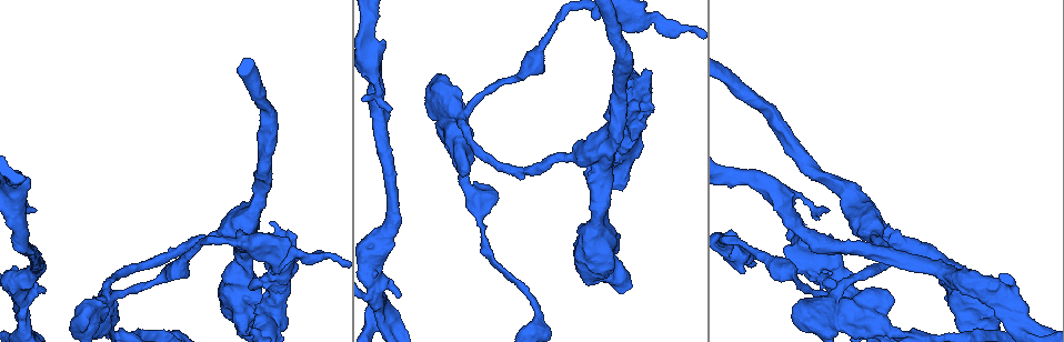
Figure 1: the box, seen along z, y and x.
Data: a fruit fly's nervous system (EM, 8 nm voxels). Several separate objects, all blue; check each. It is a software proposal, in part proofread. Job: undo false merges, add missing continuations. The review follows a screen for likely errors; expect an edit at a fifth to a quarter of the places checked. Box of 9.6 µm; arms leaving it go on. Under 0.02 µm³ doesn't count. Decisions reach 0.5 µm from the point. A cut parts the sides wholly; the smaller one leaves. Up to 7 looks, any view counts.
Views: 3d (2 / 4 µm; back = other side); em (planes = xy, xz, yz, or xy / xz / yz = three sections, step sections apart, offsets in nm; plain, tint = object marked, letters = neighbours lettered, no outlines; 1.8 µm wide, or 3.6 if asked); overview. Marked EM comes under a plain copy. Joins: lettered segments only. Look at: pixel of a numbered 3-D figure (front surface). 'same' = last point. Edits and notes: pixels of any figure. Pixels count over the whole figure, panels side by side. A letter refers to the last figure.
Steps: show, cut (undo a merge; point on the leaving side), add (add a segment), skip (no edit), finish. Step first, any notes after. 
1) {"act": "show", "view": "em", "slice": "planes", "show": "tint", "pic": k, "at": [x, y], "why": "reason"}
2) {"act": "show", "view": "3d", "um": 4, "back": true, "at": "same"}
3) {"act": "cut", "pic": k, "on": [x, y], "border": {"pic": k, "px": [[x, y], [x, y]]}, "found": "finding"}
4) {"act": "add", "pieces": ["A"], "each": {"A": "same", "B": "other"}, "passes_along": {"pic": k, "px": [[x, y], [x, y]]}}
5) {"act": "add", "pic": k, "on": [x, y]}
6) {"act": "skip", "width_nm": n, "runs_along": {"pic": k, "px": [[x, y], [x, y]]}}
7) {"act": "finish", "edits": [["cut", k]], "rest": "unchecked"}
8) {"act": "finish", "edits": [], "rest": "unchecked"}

{"act": "show", "view": "em", "um": 3.6, "slice": "planes", "show": "letters", "pic": 1, "at": [239, 265], "why": "thick turns thin"}

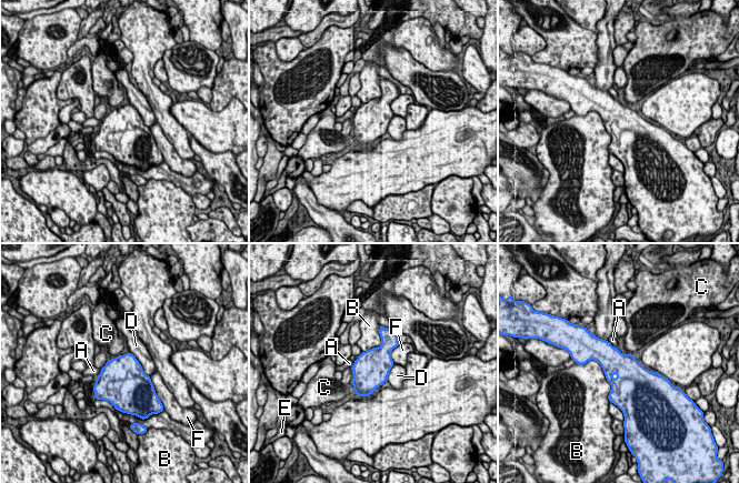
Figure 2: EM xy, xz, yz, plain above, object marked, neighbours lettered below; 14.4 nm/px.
{"act": "skip", "each": {"A": "other", "B": "other", "C": "other", "D": "other", "E": "other", "F": "other"}, "border": {"pic": 2, "px": [[130, 352], [149, 376]]}, "found": "all the same cell"}

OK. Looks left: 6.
{"act": "show", "view": "em", "slice": "planes", "show": "letters", "pic": 1, "at": [836, 293], "why": "four or more arms meet"}

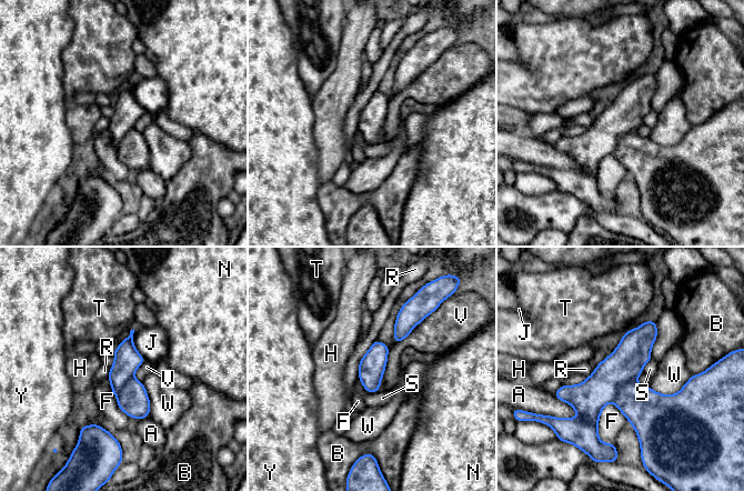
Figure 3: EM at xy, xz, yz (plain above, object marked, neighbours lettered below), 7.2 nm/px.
{"act": "cut", "pic": 3, "on": [645, 409], "width_nm": 190, "each": {"A": "other", "B": "other", "F": "other", "H": "other", "J": "other", "N": "other", "R": "other", "S": "other", "T": "other", "V": "other", "W": "other", "Y": "other"}, "found": "two cells meet here"}

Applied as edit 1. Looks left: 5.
{"act": "show", "view": "3d", "um": 2, "pic": 1, "at": [1008, 289]}

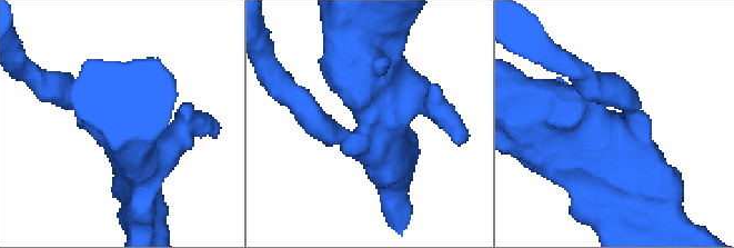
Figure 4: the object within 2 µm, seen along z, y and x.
{"act": "show", "view": "em", "slice": "xz", "step": 4, "show": "tint", "pic": 4, "at": [609, 126], "why": "now the EM"}

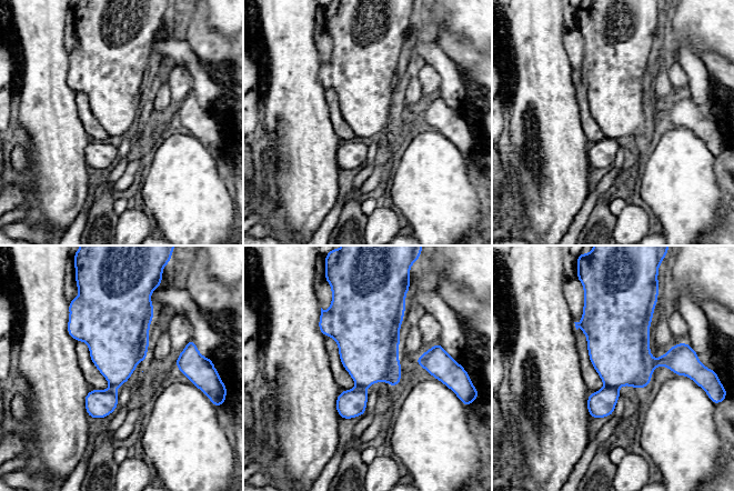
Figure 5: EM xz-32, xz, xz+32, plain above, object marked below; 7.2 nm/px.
{"act": "show", "view": "em", "slice": "yz", "step": 8, "show": "letters", "at": "same"}

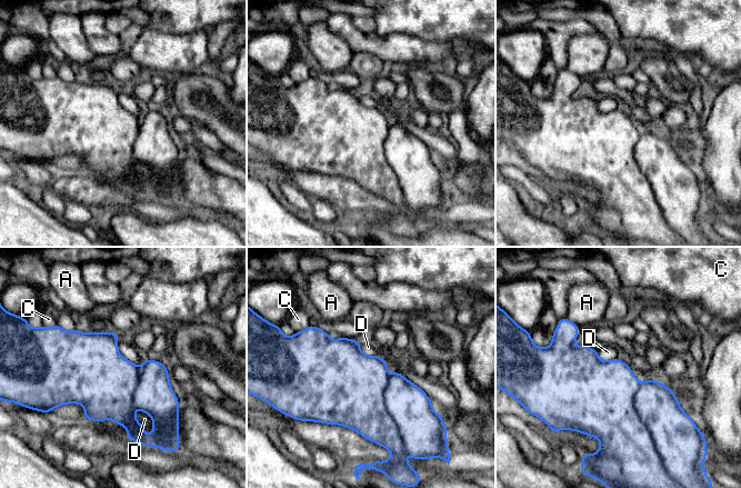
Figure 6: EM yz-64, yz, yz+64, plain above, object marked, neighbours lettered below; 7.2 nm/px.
{"act": "cut", "pic": 6, "on": [411, 409], "each": {"A": "other", "C": "other", "D": "other"}, "border": {"pic": 6, "px": [[389, 376], [384, 407], [403, 441]]}, "found": "a second cell is stuck on"}

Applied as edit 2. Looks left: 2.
{"act": "finish", "edits": [["cut", 3], ["cut", 6]], "rest": "unchecked"}

